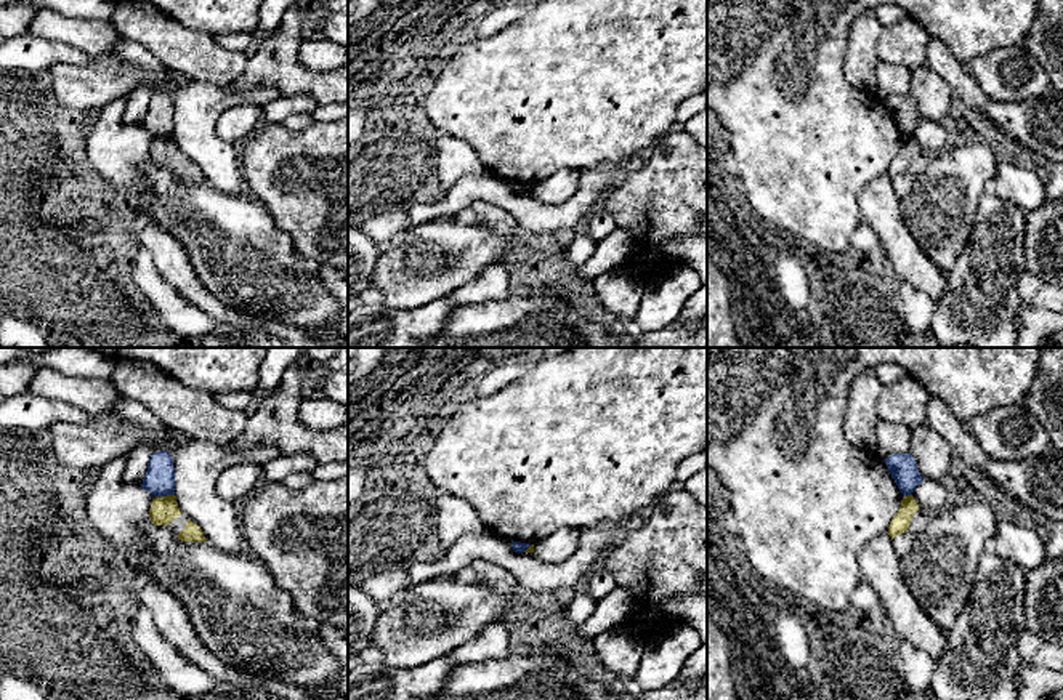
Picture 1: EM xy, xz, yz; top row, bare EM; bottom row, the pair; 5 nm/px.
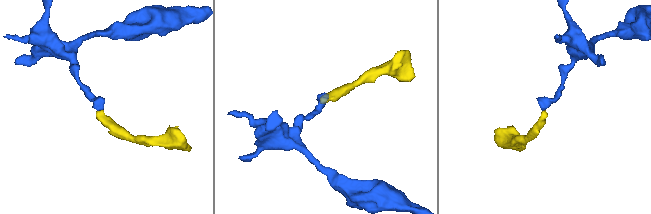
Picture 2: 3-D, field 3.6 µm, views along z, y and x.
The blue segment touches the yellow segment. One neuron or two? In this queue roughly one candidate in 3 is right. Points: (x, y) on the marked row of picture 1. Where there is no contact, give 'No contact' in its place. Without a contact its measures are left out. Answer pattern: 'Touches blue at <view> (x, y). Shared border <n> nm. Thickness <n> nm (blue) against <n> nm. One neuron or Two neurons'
Touches blue at xy (164, 495). Shared border 100 nm. Thickness 160 nm (blue) against 140 nm. Two neurons

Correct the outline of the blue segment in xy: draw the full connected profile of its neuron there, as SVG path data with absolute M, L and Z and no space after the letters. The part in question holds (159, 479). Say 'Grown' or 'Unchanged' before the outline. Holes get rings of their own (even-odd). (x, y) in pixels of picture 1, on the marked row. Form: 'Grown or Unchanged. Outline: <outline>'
Unchanged. Outline: M160 450L151 455L141 489L154 497L175 495L175 466L168 452Z

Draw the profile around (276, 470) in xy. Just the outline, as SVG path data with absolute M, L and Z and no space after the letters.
M306 452L277 455L261 465L261 482L282 482L290 474L311 473L317 465L317 460Z

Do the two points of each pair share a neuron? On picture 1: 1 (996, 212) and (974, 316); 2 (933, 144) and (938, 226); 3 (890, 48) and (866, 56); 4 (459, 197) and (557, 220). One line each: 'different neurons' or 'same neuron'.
1: same neuron
2: different neurons
3: different neurons
4: same neuron

